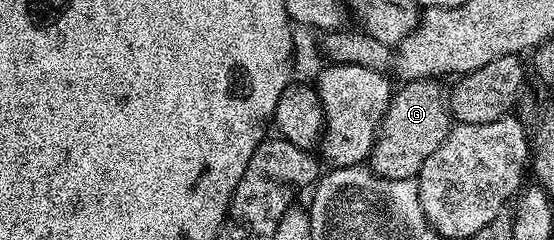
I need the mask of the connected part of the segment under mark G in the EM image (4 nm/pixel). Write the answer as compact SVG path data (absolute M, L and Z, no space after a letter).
M412 78L391 95L391 103L379 125L379 135L371 145L369 168L377 176L389 180L415 178L451 131L453 117L448 109L448 87L433 78Z

